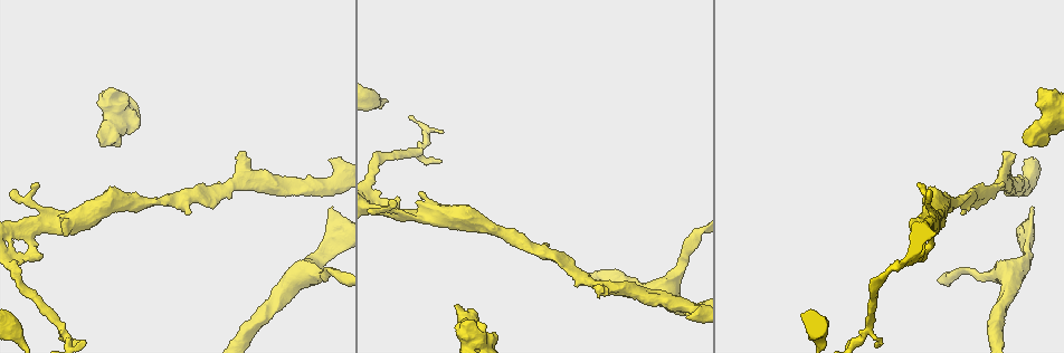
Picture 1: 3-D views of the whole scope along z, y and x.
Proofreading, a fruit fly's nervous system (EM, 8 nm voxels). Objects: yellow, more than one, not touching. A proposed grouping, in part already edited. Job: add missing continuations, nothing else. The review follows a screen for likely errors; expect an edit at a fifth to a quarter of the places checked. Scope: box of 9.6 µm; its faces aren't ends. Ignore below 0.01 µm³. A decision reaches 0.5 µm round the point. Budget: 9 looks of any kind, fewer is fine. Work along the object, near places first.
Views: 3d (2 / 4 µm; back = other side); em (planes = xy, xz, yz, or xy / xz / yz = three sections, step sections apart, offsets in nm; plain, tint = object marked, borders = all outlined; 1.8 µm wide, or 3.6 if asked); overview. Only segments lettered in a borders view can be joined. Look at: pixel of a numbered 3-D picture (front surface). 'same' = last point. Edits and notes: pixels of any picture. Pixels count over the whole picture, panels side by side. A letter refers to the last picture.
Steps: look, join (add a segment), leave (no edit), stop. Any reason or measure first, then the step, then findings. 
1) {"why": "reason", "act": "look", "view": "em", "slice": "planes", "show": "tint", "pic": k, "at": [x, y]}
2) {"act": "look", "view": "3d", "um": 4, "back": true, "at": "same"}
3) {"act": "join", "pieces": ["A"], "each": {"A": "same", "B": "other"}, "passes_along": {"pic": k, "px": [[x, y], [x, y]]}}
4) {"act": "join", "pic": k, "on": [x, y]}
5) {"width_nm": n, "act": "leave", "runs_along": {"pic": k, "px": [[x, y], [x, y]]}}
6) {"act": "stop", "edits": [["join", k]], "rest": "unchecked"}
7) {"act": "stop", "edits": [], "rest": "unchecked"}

{"why": "thick turns thin", "act": "look", "view": "em", "slice": "planes", "show": "tint", "pic": 1, "at": [22, 255]}

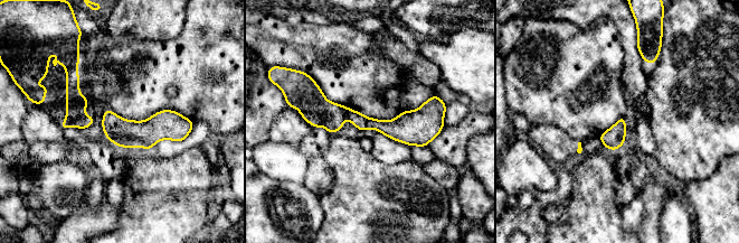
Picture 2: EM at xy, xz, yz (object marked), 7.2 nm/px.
{"why": "see the neighbours", "act": "look", "view": "em", "slice": "planes", "show": "borders", "at": "same"}

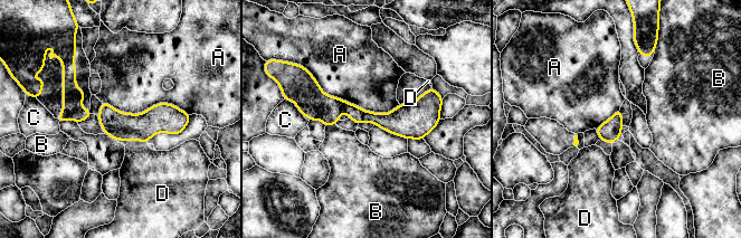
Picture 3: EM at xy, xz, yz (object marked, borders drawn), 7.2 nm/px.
{"act": "leave", "each": {"A": "other", "B": "other", "C": "other", "D": "other"}, "found": "none of them fits"}

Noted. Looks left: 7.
{"act": "look", "view": "3d", "um": 2, "pic": 1, "at": [98, 134]}

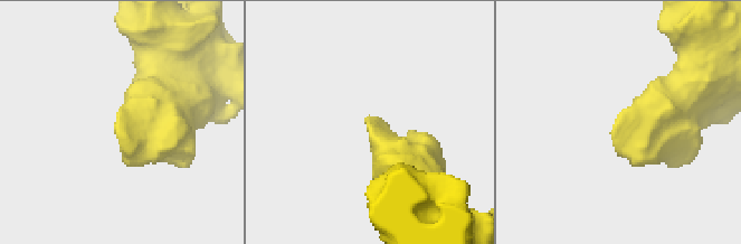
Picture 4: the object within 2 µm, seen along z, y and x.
{"act": "look", "view": "em", "slice": "planes", "show": "borders", "pic": 4, "at": [613, 127]}

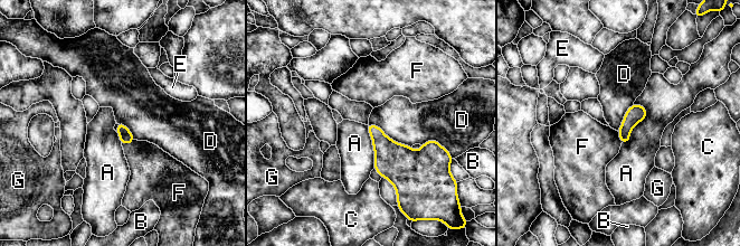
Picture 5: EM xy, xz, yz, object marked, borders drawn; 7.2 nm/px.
{"act": "leave", "each": {"A": "other", "B": "other", "C": "other", "D": "other", "E": "other", "F": "other", "G": "other"}, "border": {"pic": 5, "px": [[369, 123], [410, 148]]}, "found": "none of them fits"}

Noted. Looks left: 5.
{"why": "branch stops here", "act": "look", "view": "3d", "um": 2, "pic": 1, "at": [597, 295]}

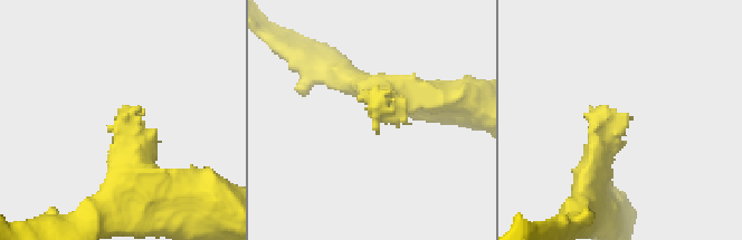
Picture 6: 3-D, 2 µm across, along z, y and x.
{"act": "look", "view": "em", "slice": "planes", "show": "borders", "pic": 6, "at": [377, 131]}

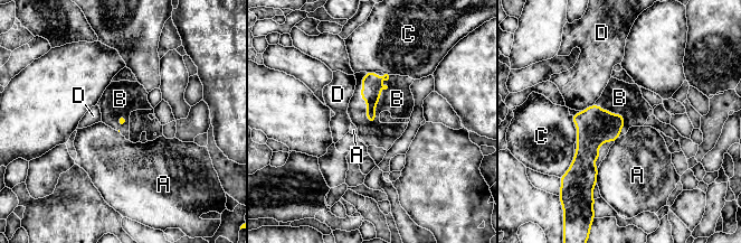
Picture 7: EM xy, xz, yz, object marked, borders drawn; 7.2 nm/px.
{"longest_contact_nm": ["B", 380], "act": "join", "pieces": ["B"], "each": {"A": "other", "B": "same", "C": "other", "D": "other"}, "passes_along": {"pic": 7, "px": [[370, 90], [364, 97], [397, 99]]}, "found": "it goes on there"}

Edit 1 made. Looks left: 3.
{"why": "redraw", "act": "look", "view": "overview"}

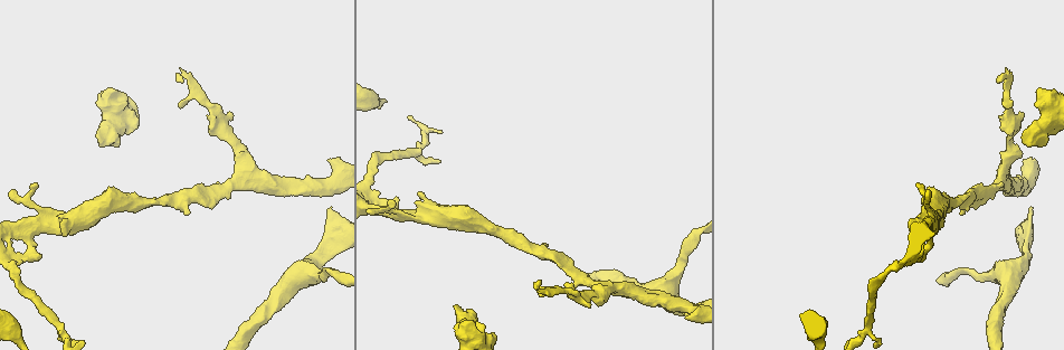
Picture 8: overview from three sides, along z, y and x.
{"why": "thick end", "act": "look", "view": "em", "um": 3.6, "slice": "xz", "step": 4, "show": "plain", "pic": 8, "at": [684, 318]}

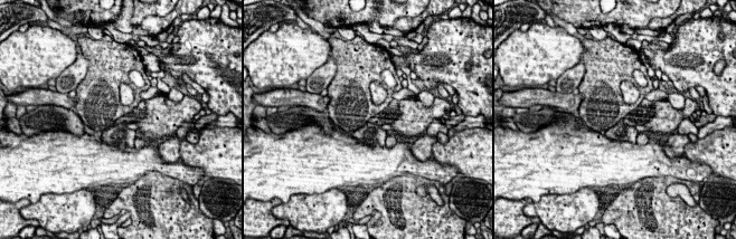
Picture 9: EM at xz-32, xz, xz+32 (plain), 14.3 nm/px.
{"why": "what lies round it", "act": "look", "view": "em", "um": 3.6, "slice": "xz", "step": 4, "show": "borders", "at": "same"}

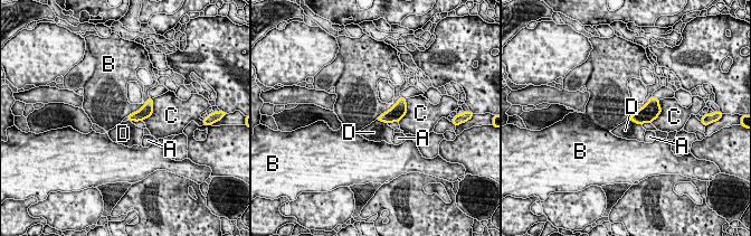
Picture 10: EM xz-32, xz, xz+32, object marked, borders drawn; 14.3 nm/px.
{"act": "leave", "each": {"A": "other", "B": "other", "C": "other", "D": "other"}, "border": {"pic": 10, "px": [[400, 96], [376, 119]]}, "found": "none of them fits"}

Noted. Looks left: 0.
{"act": "stop", "edits": [["join", 7]], "rest": "unchecked"}

